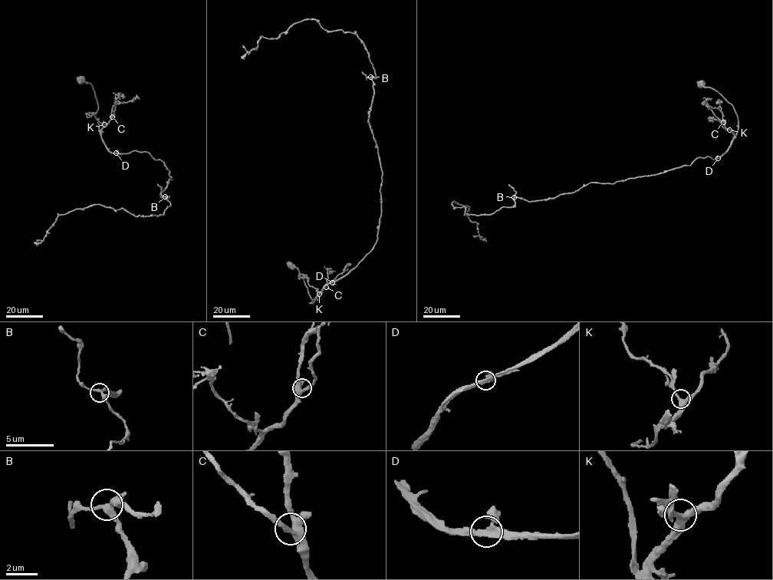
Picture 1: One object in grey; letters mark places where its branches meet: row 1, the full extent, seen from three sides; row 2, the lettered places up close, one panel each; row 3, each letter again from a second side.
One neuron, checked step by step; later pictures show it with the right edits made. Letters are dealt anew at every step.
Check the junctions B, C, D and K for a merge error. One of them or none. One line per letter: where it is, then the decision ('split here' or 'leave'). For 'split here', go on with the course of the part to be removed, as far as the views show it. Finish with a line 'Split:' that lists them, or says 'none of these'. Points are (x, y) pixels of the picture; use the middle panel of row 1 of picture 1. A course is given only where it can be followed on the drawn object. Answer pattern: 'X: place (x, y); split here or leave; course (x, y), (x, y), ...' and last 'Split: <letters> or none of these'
B: place (370, 77); leave
C: place (326, 287); leave
D: place (332, 282); leave
K: place (319, 294); leave
Split: none of these

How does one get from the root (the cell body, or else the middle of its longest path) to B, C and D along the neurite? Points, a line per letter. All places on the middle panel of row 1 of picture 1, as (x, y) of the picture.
B: (290, 265), (301, 275), (312, 303), (325, 286), (353, 269), (377, 239), (383, 172), (368, 121), (370, 77)
C: (290, 265), (292, 264), (301, 275), (312, 299), (310, 303), (314, 301), (326, 287)
D: (290, 265), (292, 264), (301, 275), (312, 299), (310, 303), (314, 301), (323, 288), (331, 282)

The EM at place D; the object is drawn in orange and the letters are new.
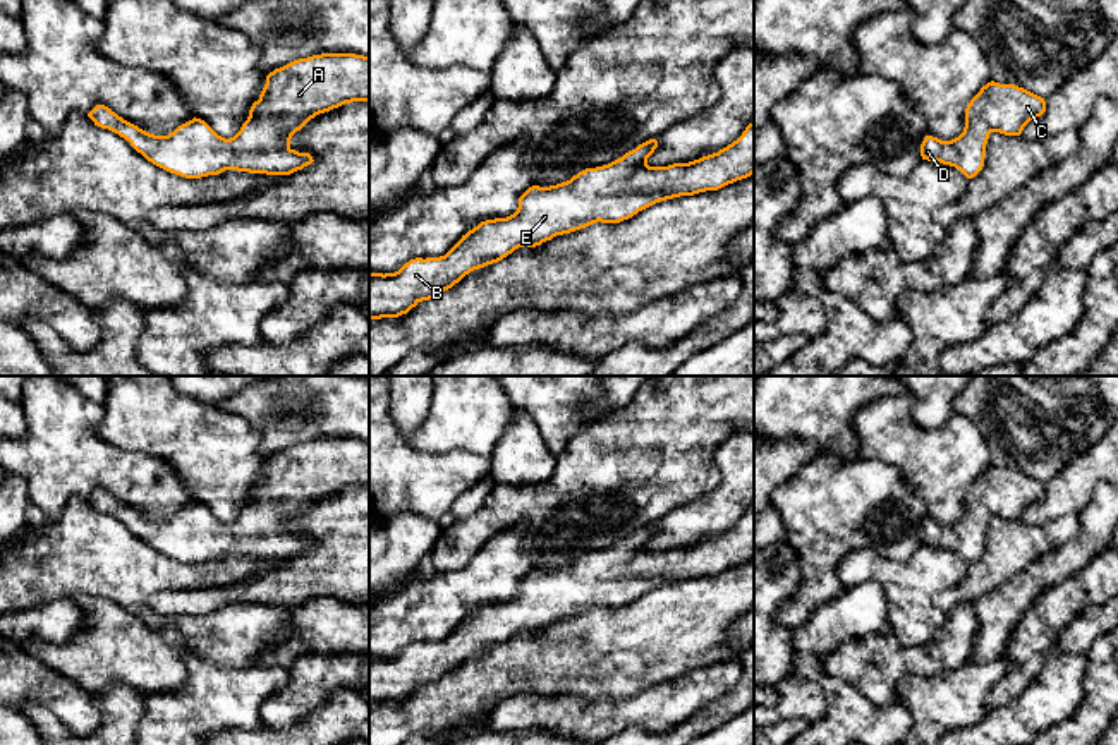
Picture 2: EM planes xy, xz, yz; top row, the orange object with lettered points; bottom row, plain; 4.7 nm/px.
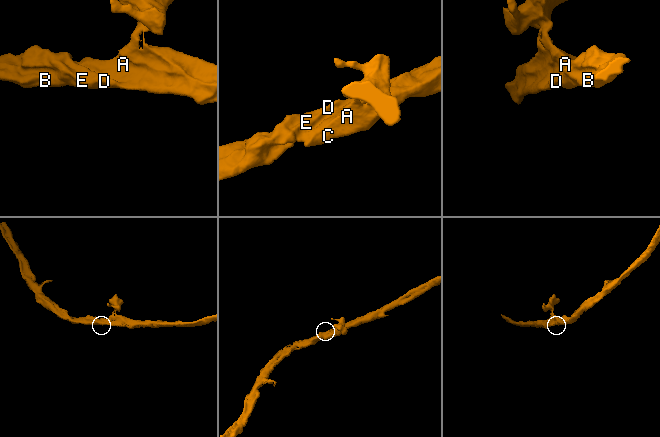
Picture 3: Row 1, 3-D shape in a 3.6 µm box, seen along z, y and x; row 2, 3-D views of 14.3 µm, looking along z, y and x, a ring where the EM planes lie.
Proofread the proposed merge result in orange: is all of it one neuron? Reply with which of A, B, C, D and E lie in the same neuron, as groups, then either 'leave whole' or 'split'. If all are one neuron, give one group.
A B C D E | leave whole

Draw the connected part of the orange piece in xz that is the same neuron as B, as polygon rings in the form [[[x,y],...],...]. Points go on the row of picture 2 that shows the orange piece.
[[[754,122],[726,148],[689,163],[649,167],[647,158],[656,148],[658,141],[649,139],[622,158],[603,167],[586,168],[567,182],[550,187],[532,185],[519,197],[513,215],[481,221],[462,235],[445,256],[410,259],[395,273],[369,273],[369,321],[407,314],[419,302],[440,295],[471,271],[498,263],[519,247],[536,247],[556,235],[598,221],[620,223],[659,201],[718,191],[754,173]]]

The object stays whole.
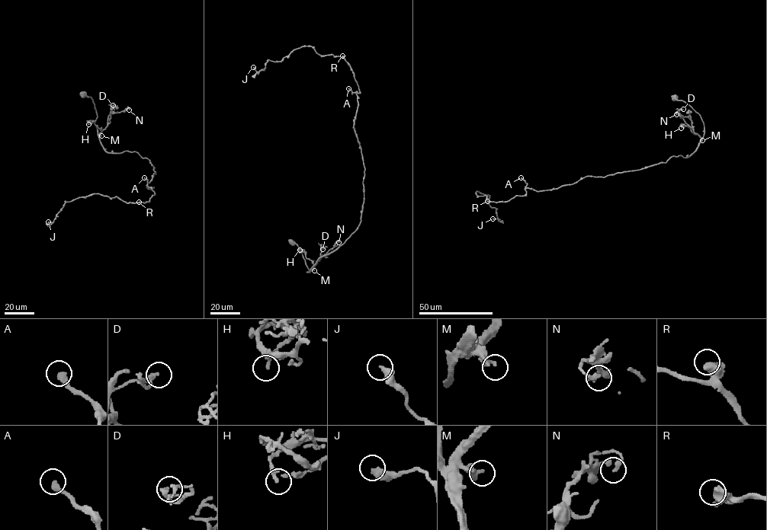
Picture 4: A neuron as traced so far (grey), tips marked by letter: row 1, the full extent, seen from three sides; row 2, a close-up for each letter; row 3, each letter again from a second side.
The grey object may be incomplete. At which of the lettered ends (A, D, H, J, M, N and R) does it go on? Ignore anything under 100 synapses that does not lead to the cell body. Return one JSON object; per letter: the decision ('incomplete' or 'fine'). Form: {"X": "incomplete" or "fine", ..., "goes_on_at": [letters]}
{"A": "incomplete", "D": "fine", "H": "fine", "J": "fine", "M": "fine", "N": "fine", "R": "fine", "goes_on_at": ["A"]}

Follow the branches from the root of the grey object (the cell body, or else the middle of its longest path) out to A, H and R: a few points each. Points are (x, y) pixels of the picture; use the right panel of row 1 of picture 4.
A: (674, 97), (704, 123), (689, 157), (543, 190), (525, 187), (521, 177)
H: (674, 97), (687, 103), (699, 115), (704, 125), (703, 137), (701, 138), (684, 125), (681, 128)
R: (674, 97), (704, 123), (689, 157), (487, 201)

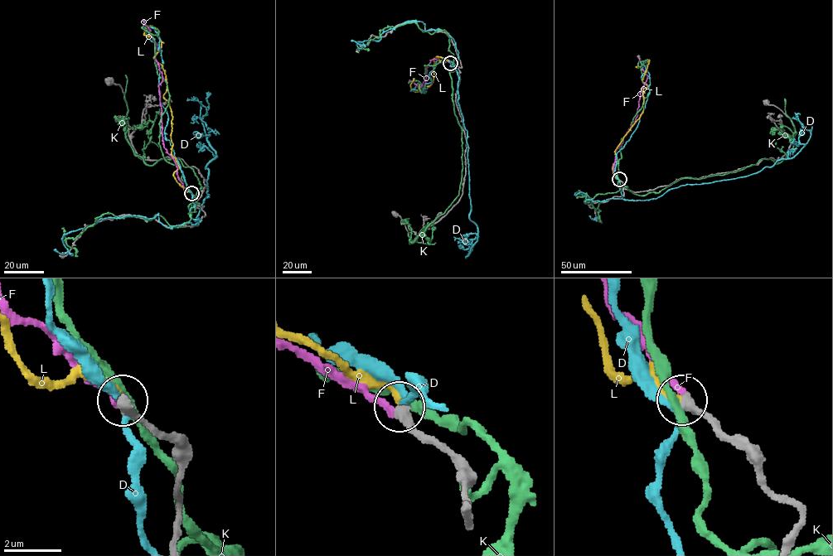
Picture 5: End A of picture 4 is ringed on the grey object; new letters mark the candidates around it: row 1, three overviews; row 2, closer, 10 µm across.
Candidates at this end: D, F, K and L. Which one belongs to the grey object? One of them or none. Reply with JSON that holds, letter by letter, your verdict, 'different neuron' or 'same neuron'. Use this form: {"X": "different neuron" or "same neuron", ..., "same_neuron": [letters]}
{"D": "different neuron", "F": "different neuron", "K": "different neuron", "L": "same neuron", "same_neuron": ["L"]}

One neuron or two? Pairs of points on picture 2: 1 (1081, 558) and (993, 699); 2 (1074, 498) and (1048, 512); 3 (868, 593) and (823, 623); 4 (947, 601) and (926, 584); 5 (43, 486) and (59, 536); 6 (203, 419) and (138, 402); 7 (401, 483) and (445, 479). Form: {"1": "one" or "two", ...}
{"1": "two", "2": "one", "3": "one", "4": "two", "5": "two", "6": "one", "7": "one"}

